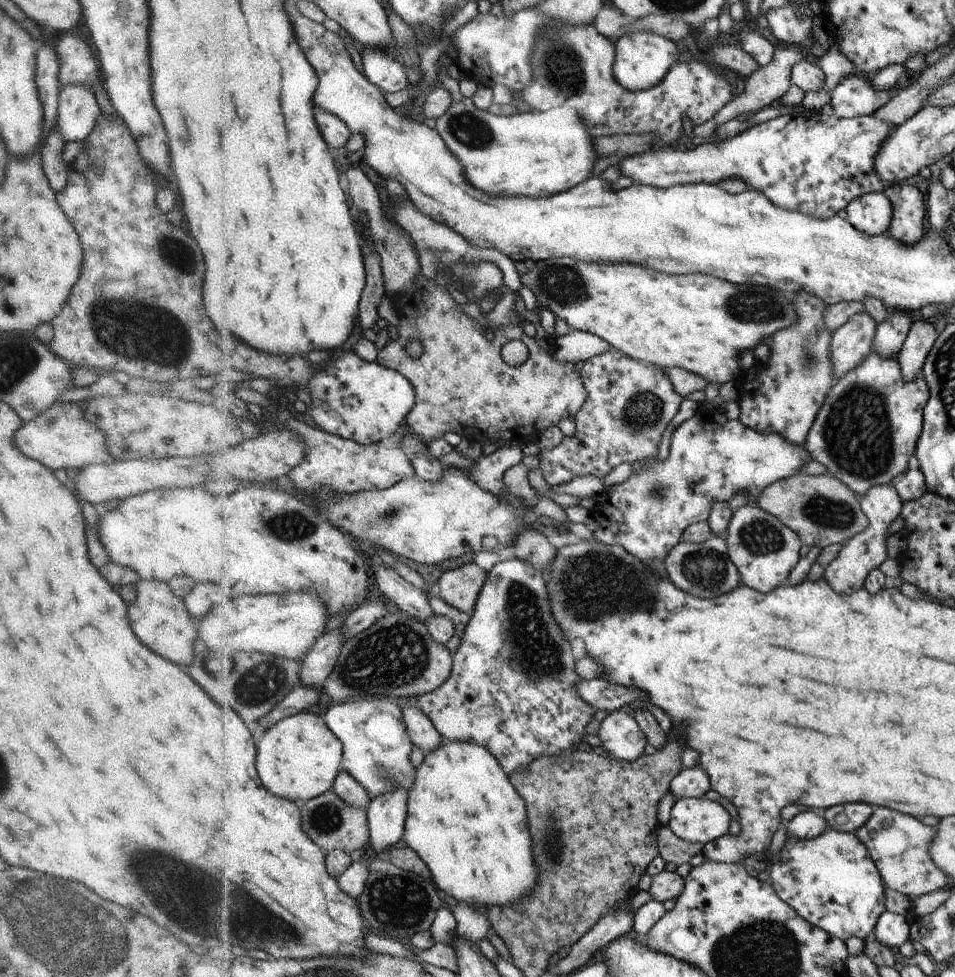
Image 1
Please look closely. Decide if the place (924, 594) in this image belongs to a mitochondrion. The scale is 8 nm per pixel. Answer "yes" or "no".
no

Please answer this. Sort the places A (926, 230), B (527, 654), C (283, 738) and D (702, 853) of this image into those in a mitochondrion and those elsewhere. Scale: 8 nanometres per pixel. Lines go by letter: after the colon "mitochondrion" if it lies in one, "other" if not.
A: other
B: mitochondrion
C: other
D: other

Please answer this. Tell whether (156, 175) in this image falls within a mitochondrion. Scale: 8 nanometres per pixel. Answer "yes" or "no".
no

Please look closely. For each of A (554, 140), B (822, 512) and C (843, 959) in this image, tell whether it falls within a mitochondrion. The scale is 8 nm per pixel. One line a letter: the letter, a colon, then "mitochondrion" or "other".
A: other
B: mitochondrion
C: other

